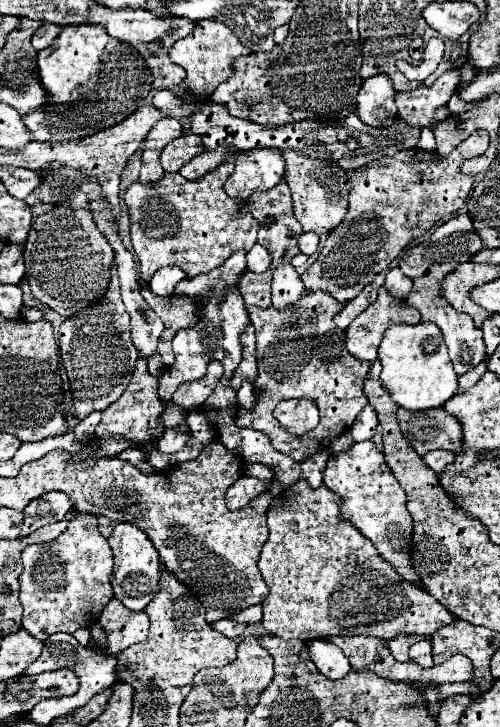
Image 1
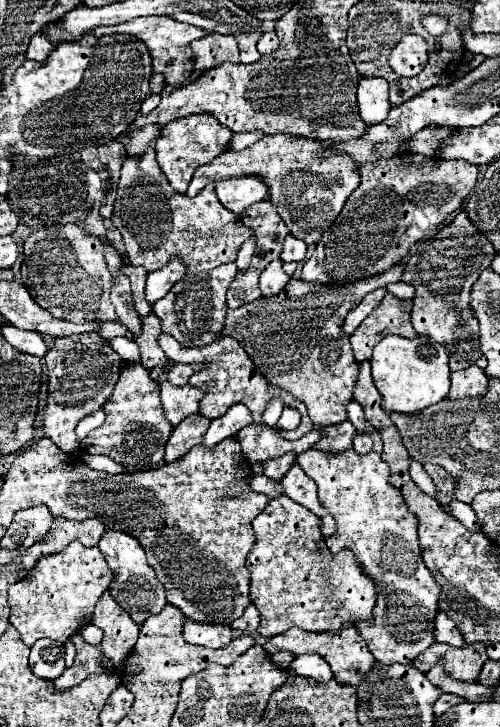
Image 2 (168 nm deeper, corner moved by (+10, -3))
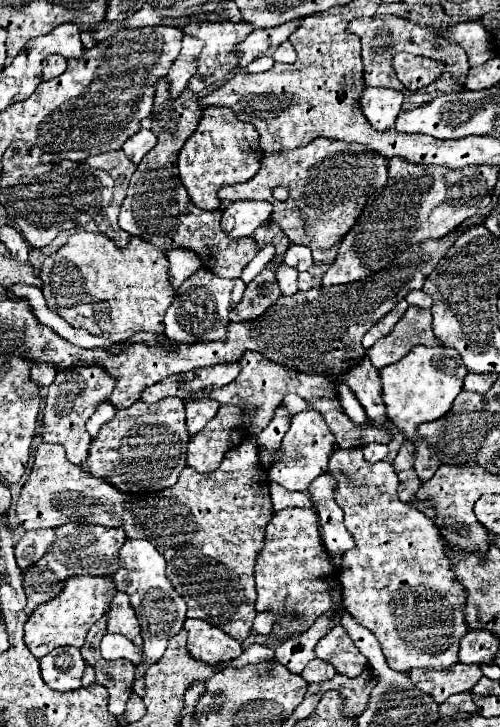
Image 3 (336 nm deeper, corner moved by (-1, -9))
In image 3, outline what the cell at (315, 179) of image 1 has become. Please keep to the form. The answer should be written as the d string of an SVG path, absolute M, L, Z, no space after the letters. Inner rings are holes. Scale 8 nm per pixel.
M315 138L305 148L265 154L261 170L245 184L219 190L221 200L267 200L273 204L271 220L279 224L293 244L309 246L313 264L335 262L343 236L355 226L367 198L387 182L387 158L371 152L357 142L339 142ZM273 186L287 186L289 200L277 202L271 196Z

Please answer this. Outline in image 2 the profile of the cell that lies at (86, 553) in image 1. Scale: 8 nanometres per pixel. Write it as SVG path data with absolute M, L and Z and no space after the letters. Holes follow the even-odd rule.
M70 542L62 552L40 558L26 578L8 588L10 624L20 632L26 646L34 646L40 638L66 642L90 622L92 610L108 590L112 578L114 574L96 546L88 548L82 542Z

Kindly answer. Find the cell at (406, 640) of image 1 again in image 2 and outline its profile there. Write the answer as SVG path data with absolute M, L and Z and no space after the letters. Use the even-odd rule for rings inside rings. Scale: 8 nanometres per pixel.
M310 448L298 456L300 468L318 484L320 504L334 516L336 534L328 536L326 546L336 554L342 548L350 548L356 554L356 560L362 564L364 572L374 578L378 590L378 602L374 608L374 624L360 622L356 628L360 636L366 640L370 652L380 664L394 662L412 662L420 652L434 644L434 624L432 618L438 610L438 594L440 586L434 582L430 570L422 562L418 534L416 534L416 518L408 512L402 494L390 486L388 476L390 468L376 452L356 454L356 450L346 450L340 454L326 454L322 450Z

